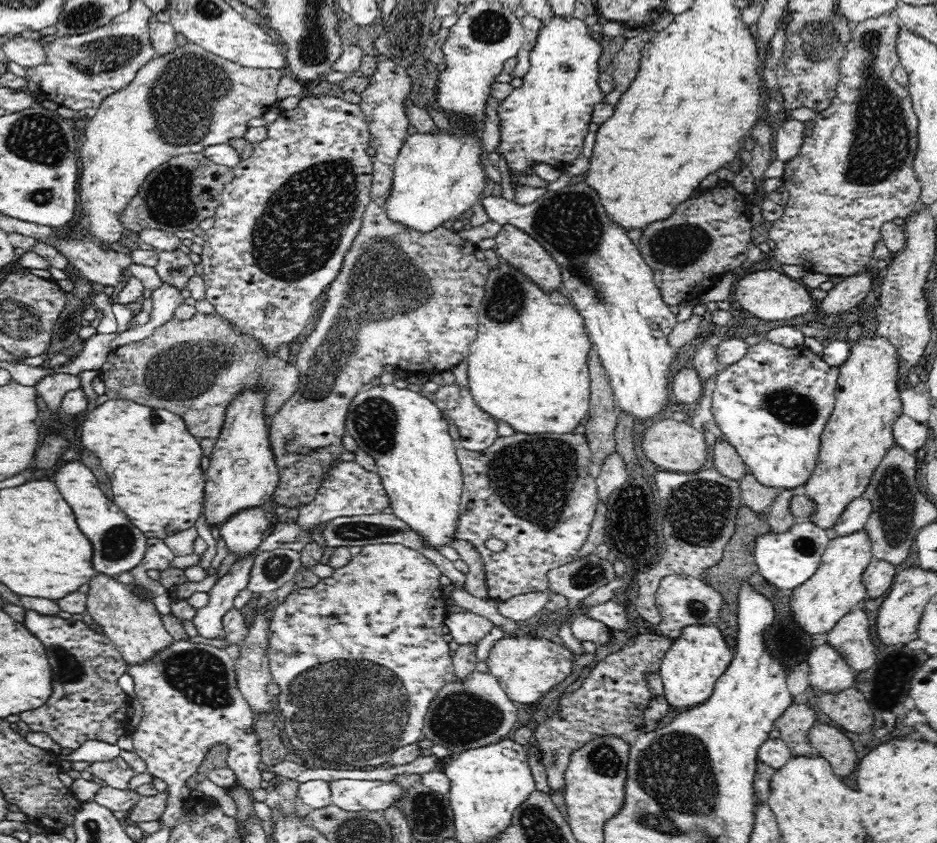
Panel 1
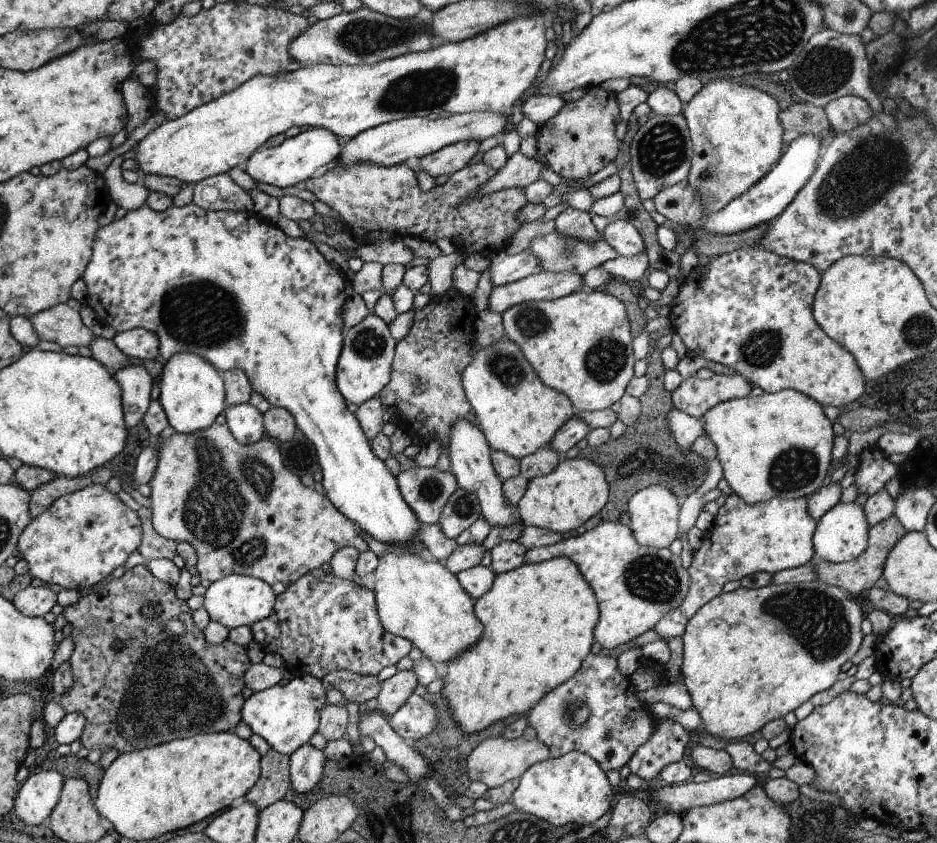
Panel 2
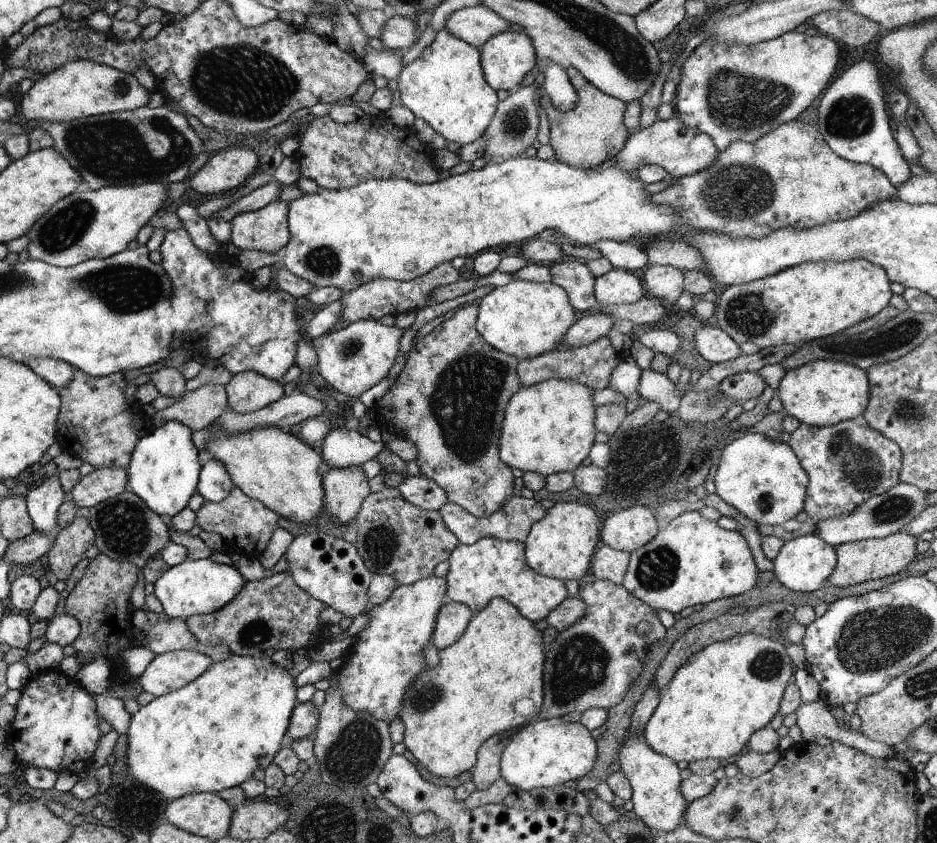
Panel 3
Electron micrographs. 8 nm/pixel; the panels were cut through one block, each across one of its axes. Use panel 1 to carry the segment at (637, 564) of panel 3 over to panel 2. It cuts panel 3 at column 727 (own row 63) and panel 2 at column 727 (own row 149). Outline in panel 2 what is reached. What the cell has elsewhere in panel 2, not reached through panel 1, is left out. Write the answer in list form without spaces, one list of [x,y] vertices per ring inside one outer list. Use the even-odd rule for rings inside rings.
[[[736,493],[726,496],[726,501],[719,508],[716,520],[714,520],[714,530],[705,532],[702,544],[698,550],[693,552],[693,560],[688,572],[690,574],[690,590],[682,606],[674,608],[672,612],[666,614],[656,626],[655,631],[660,634],[660,638],[666,643],[672,638],[678,638],[684,634],[688,621],[713,598],[721,593],[722,586],[730,580],[740,580],[744,576],[750,576],[754,572],[768,572],[774,574],[786,569],[800,567],[816,558],[813,547],[813,534],[817,528],[817,521],[808,514],[807,498],[784,500],[784,498],[772,498],[760,504],[746,504]]]

